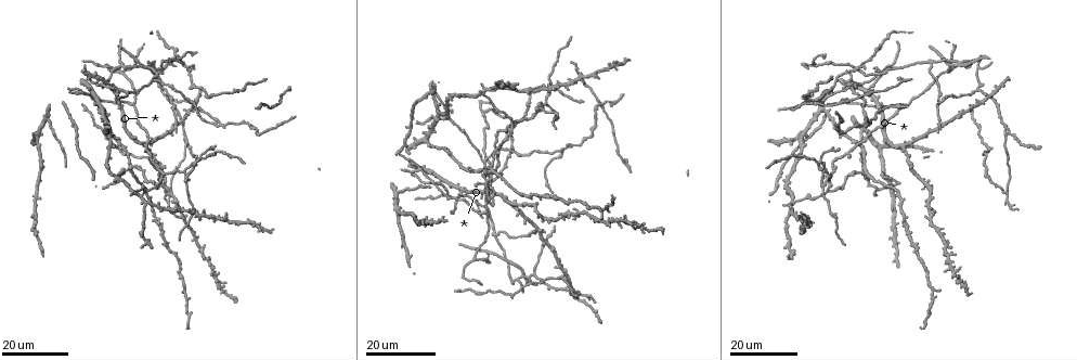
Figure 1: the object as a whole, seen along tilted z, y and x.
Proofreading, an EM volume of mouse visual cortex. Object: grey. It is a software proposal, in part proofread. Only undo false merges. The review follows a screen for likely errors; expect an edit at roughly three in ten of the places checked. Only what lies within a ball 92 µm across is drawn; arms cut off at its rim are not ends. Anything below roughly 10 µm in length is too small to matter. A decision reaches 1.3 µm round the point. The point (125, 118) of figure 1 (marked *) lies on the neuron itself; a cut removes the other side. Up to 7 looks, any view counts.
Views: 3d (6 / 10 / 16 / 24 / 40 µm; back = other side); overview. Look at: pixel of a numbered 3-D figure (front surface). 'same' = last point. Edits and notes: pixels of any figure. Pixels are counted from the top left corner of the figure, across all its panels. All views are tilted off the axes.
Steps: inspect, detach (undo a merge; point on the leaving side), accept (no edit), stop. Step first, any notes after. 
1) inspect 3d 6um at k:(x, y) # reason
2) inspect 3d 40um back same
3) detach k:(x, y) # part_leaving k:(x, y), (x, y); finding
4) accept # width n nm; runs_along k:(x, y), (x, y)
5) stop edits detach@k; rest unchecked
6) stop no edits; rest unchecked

inspect 3d 16um at 1:(903, 147) # three arms meet

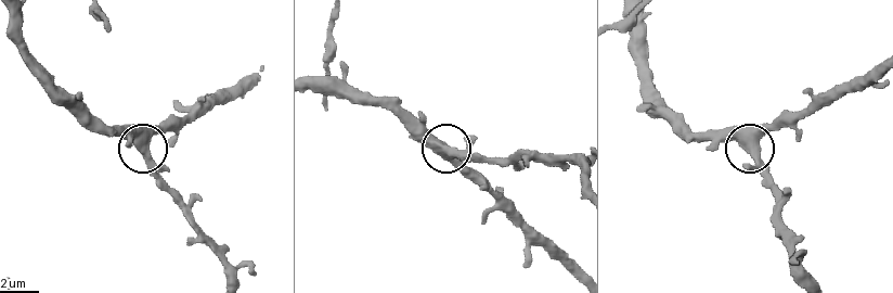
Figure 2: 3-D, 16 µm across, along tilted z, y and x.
inspect 3d 10um at 2:(146, 141)

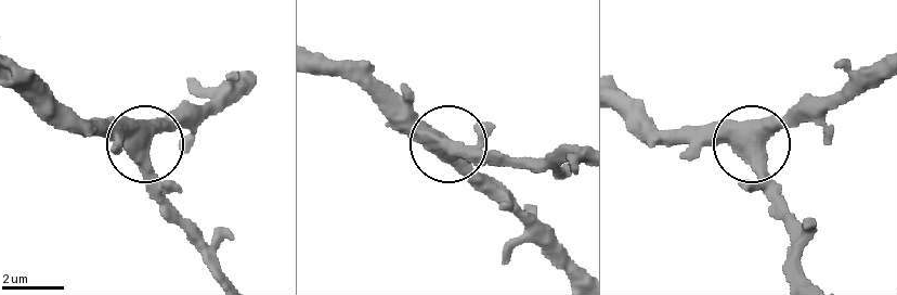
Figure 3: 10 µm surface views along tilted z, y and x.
inspect 3d 10um back at 3:(450, 149)

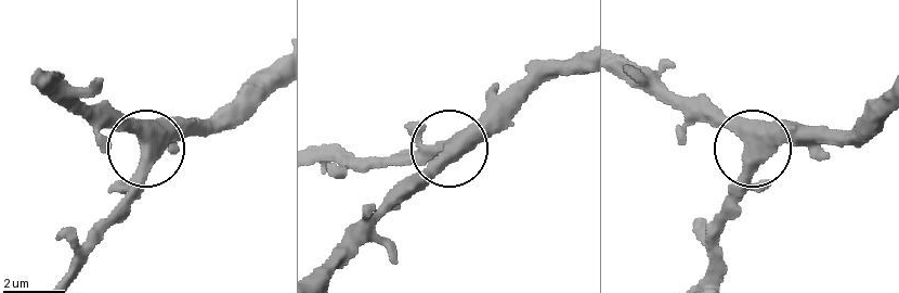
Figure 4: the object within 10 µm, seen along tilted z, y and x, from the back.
accept # arms 3; continuous, no second neuron

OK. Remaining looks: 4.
inspect 3d 24um at 1:(161, 69)

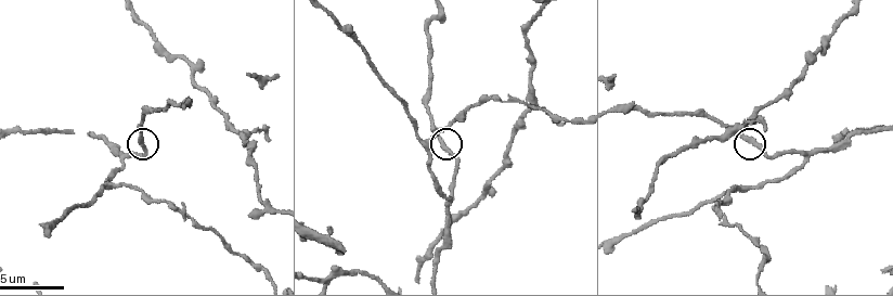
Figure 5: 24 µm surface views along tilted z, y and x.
inspect 3d 6um at 5:(453, 153) # closer look

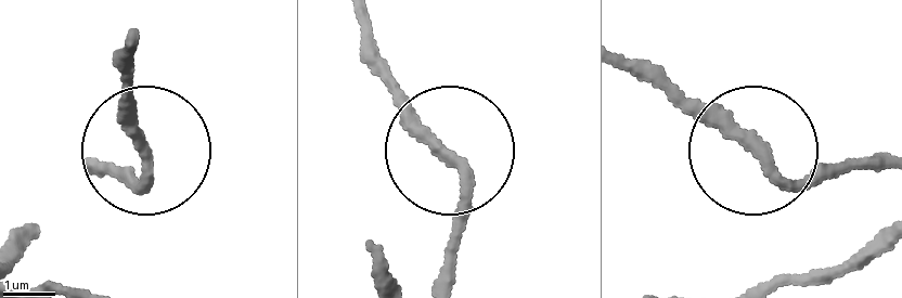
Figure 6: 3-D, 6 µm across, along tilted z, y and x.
inspect 3d 6um back at 6:(446, 155)

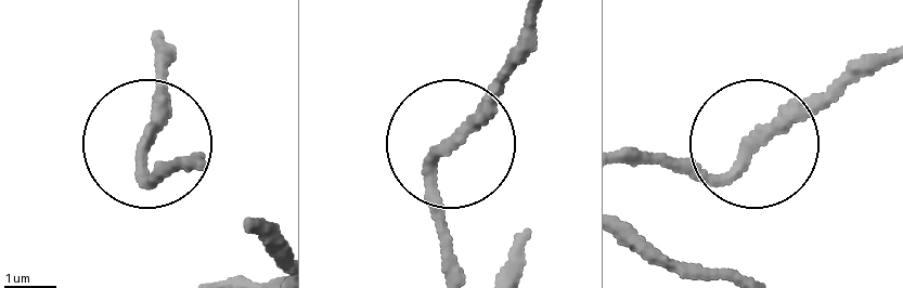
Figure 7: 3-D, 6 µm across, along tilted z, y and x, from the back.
accept # runs_along 7:(195, 164), (152, 179), (145, 168), (149, 113), (171, 61); one neuron here

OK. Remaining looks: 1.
stop no edits; rest unchecked

